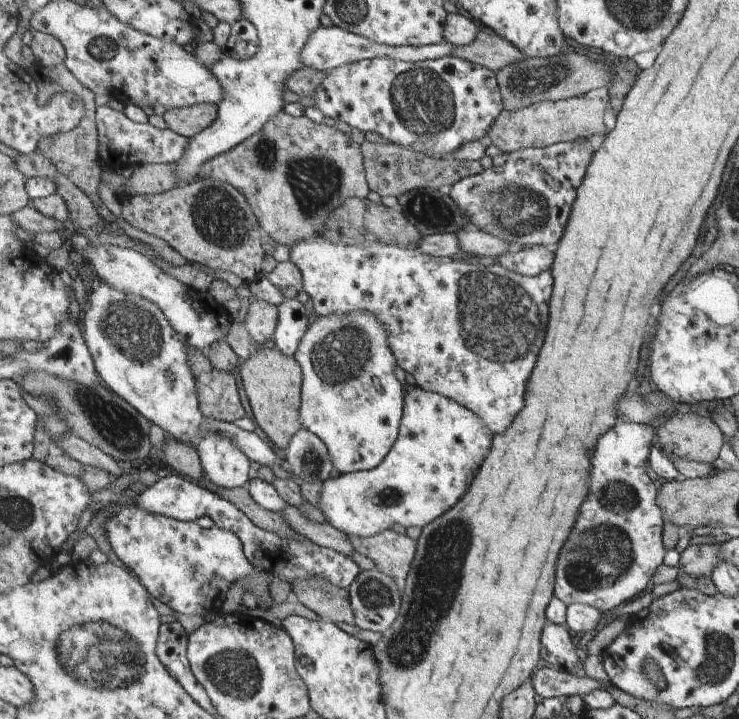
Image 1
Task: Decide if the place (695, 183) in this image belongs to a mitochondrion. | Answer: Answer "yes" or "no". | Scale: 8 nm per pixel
no

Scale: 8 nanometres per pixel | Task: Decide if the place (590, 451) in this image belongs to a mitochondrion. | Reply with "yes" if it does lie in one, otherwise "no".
no

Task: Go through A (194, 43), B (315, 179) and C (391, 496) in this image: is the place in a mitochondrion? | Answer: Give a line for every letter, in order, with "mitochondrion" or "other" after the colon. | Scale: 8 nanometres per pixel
A: other
B: mitochondrion
C: other

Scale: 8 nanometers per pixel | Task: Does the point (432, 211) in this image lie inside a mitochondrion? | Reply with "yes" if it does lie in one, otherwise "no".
yes

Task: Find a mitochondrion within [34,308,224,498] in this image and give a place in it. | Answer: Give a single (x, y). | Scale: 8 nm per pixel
(115, 425)

